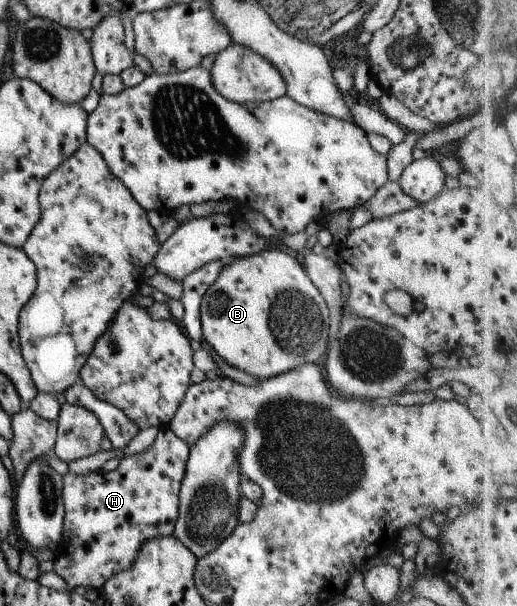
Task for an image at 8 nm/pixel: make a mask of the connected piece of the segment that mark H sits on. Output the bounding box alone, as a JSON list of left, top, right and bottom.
[51,426,188,588]

